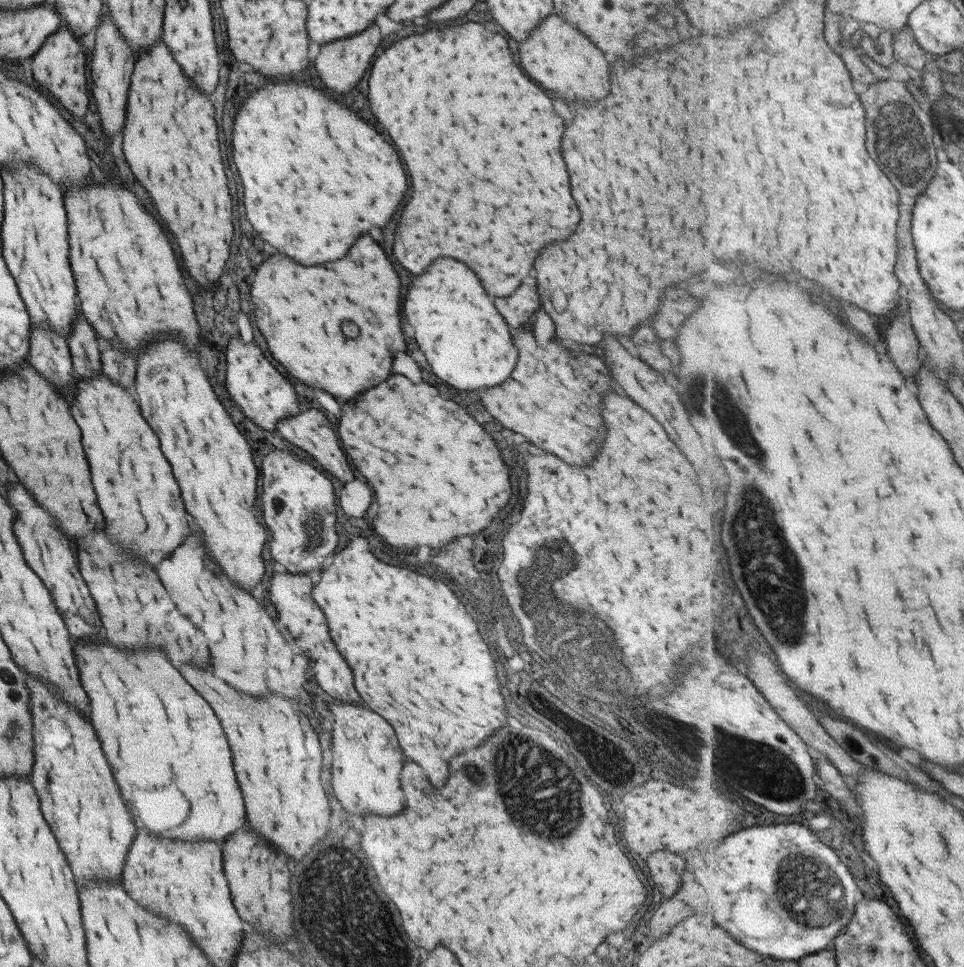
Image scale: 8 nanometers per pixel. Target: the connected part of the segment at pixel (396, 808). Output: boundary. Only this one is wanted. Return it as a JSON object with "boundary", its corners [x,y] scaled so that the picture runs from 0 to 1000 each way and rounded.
{"boundary":[[[361,726],[355,728],[341,728],[343,740],[340,747],[345,750],[343,775],[346,823],[357,831],[357,821],[361,819],[363,829],[367,829],[378,840],[388,840],[394,844],[409,844],[417,840],[419,821],[415,815],[415,798],[419,782],[407,751],[390,736],[365,730]]]}

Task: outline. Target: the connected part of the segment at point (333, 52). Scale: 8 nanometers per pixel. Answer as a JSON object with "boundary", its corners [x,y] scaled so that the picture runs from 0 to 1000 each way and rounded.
{"boundary":[[[389,25],[384,29],[371,32],[365,37],[334,47],[326,64],[326,70],[330,70],[330,79],[334,81],[336,87],[340,87],[340,93],[355,97],[355,95],[361,95],[365,89],[369,89],[369,85],[384,70],[384,64],[388,62],[388,56],[390,56],[394,41],[396,41],[394,31]]]}

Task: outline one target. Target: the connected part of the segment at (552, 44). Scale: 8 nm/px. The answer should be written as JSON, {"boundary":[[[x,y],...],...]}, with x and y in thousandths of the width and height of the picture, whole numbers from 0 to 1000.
{"boundary":[[[576,12],[570,14],[539,46],[539,64],[544,72],[562,89],[585,97],[589,103],[604,103],[614,108],[616,103],[633,97],[633,68],[624,54],[616,50],[604,32],[593,29],[588,21]]]}

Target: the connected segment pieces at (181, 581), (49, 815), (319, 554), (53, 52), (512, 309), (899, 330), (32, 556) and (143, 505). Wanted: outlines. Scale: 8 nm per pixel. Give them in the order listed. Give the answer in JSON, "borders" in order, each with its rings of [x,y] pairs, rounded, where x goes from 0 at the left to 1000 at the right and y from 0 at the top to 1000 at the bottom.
{"borders":[[[[199,552],[197,558],[193,558],[189,567],[180,571],[180,575],[176,575],[176,579],[170,579],[164,585],[162,592],[178,614],[183,629],[214,656],[222,695],[230,703],[259,720],[271,722],[275,718],[288,718],[303,724],[309,731],[315,732],[311,732],[311,735],[317,736],[324,749],[334,748],[333,740],[323,729],[328,722],[313,711],[313,705],[317,709],[321,681],[305,674],[298,656],[293,653],[293,658],[286,651],[286,643],[278,637],[278,633],[257,612],[245,608],[241,600],[228,592],[218,575],[214,575],[205,552]]],[[[27,696],[27,699],[32,716],[37,786],[31,802],[41,828],[41,840],[60,869],[80,918],[87,918],[100,910],[122,910],[141,865],[141,854],[108,782],[98,750],[93,743],[65,726],[51,705],[34,697]]],[[[286,465],[286,467],[280,467],[272,476],[272,511],[270,511],[270,519],[272,519],[274,540],[276,540],[276,544],[282,552],[280,571],[284,582],[296,586],[296,589],[303,594],[332,589],[334,581],[351,565],[351,552],[349,552],[349,546],[346,546],[346,542],[349,542],[349,513],[346,513],[346,505],[344,505],[342,496],[305,468],[301,469],[301,467]]],[[[65,25],[60,32],[56,33],[41,52],[31,60],[33,79],[36,85],[46,89],[50,95],[54,95],[57,103],[62,105],[73,118],[81,122],[87,122],[93,105],[93,85],[89,77],[89,51],[83,47],[81,40],[75,36],[75,32]]],[[[539,296],[529,306],[515,308],[512,314],[531,339],[543,337],[544,333],[561,316],[556,298],[550,298],[550,296]]],[[[934,325],[921,339],[919,352],[926,371],[935,381],[935,384],[941,389],[943,397],[949,402],[950,387],[952,387],[952,383],[957,381],[957,372],[954,370],[956,356],[951,346],[951,341],[946,337],[944,331],[945,329],[942,329],[942,325]]],[[[19,496],[8,504],[6,516],[17,531],[13,549],[19,556],[19,564],[23,566],[25,579],[52,611],[75,662],[86,660],[99,664],[101,656],[106,650],[105,641],[98,619],[82,590],[75,560],[61,548],[59,542],[56,542],[57,538],[41,524],[41,520],[36,518],[33,510],[29,510],[29,506],[19,499]]],[[[107,385],[93,391],[79,392],[80,406],[76,415],[76,433],[84,443],[84,456],[88,465],[94,498],[101,514],[104,528],[109,536],[109,551],[133,569],[139,569],[141,575],[162,585],[174,577],[199,550],[193,538],[191,521],[187,515],[185,501],[178,492],[178,484],[170,469],[166,467],[166,457],[160,445],[147,432],[141,411],[130,401],[114,393]]]]}

